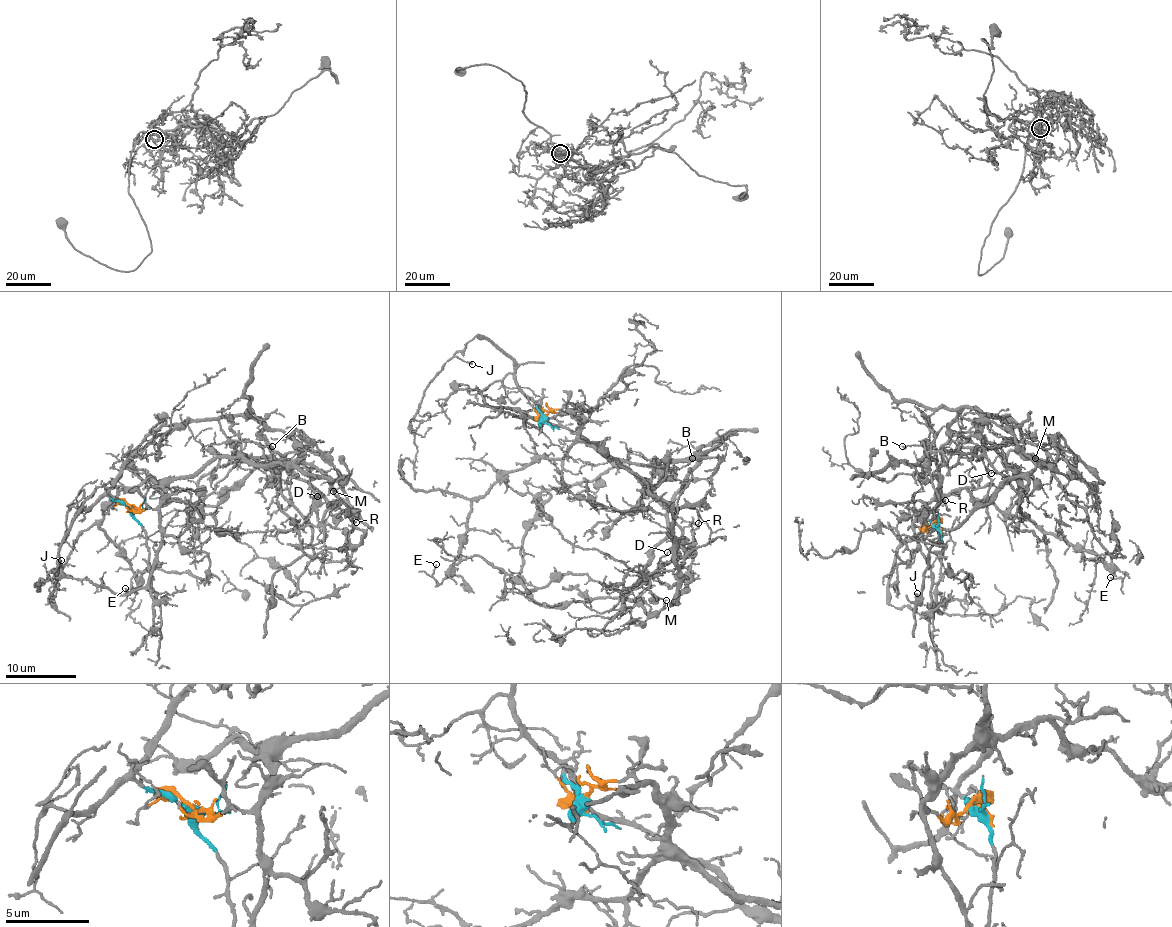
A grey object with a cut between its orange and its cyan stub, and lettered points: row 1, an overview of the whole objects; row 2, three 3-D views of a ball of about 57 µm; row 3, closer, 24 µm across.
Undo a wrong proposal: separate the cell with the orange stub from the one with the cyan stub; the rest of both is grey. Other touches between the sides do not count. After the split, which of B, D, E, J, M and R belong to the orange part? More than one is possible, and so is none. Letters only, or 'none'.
B, D, E, M, R

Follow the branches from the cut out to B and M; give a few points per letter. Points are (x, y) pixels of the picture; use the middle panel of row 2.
B: (546, 420), (566, 407), (580, 434), (634, 464), (667, 471), (691, 458)
M: (546, 420), (566, 407), (597, 449), (673, 470), (646, 488), (675, 510), (680, 566), (666, 599)

